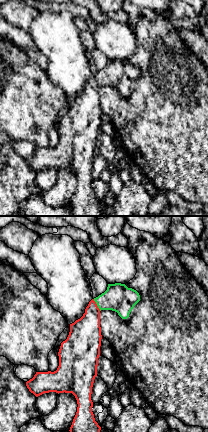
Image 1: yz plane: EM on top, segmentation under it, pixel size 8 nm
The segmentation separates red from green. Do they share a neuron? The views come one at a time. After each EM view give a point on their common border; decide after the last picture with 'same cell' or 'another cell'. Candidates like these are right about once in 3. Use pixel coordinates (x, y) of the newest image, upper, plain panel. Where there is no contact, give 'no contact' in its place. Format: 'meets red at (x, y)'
meets red at (96, 81)

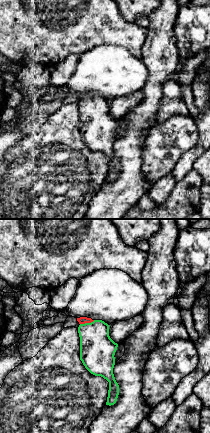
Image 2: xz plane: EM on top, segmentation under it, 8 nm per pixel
meets red at (87, 98)

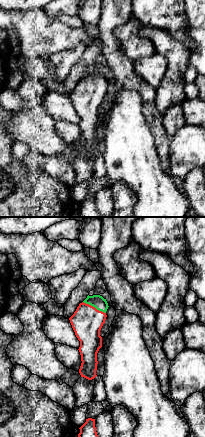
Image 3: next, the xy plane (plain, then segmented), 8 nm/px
meets red at (94, 83)

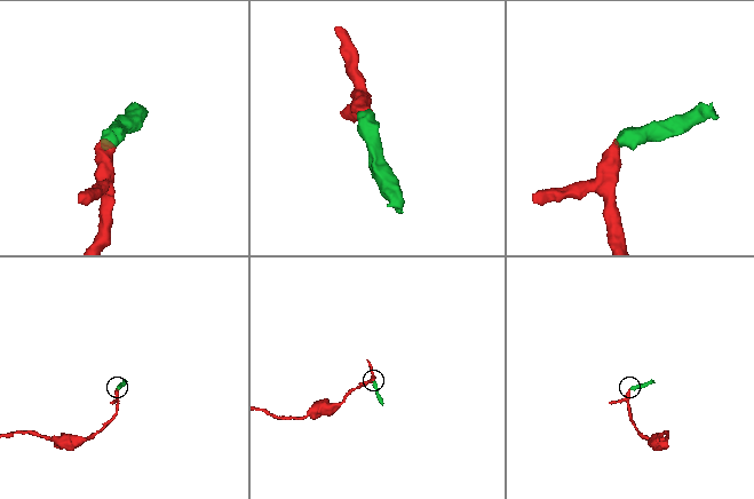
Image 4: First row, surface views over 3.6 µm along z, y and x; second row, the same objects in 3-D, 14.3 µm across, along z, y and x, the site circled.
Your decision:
same cell

